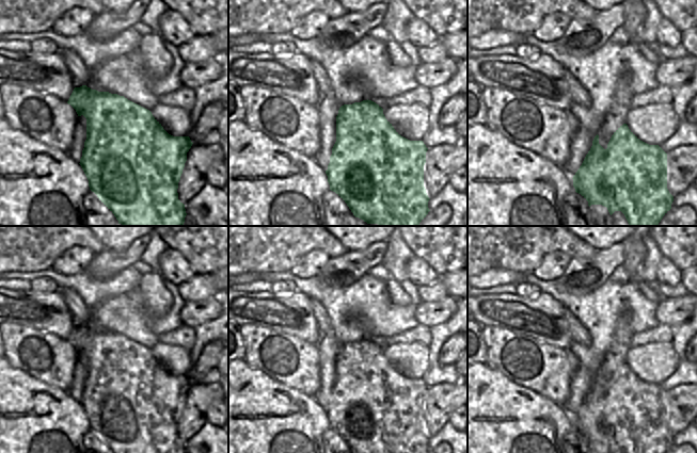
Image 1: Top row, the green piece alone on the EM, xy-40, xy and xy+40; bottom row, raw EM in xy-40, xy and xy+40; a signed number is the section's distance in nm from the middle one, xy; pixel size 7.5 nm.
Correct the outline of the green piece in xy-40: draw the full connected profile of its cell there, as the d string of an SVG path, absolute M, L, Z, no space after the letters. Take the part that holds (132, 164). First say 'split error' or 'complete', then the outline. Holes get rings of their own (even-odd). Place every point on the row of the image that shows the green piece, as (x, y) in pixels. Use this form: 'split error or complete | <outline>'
complete | M86 85L75 87L68 101L77 112L78 116L83 115L86 118L86 140L80 159L80 165L89 180L89 187L94 192L99 200L114 214L118 224L123 226L183 226L187 215L185 205L178 199L178 182L187 161L187 152L192 146L189 136L173 136L169 134L161 124L153 116L152 112L117 94L109 92L98 92Z

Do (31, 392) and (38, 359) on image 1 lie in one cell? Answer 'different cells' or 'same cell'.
different cells

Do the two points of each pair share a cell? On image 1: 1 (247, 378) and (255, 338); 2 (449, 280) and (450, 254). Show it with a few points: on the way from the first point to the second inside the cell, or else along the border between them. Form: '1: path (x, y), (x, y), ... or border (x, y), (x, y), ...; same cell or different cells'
1: border (243, 360), (271, 378); different cells
2: border (456, 270), (441, 275); different cells

